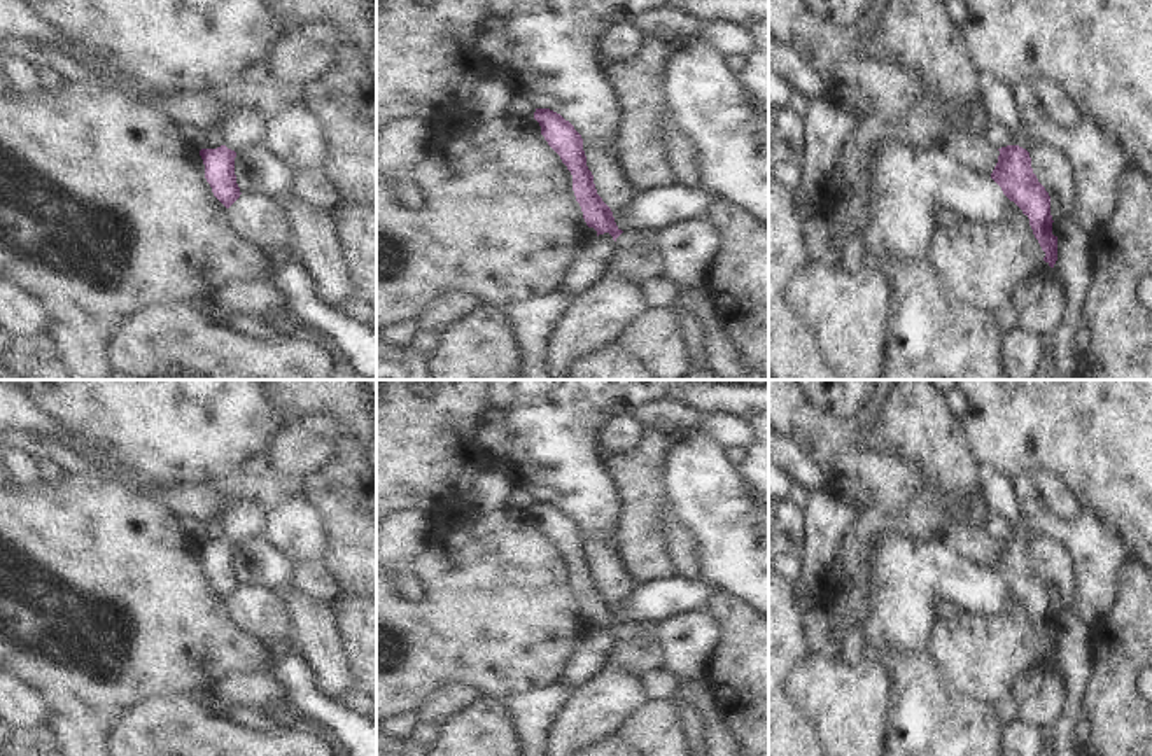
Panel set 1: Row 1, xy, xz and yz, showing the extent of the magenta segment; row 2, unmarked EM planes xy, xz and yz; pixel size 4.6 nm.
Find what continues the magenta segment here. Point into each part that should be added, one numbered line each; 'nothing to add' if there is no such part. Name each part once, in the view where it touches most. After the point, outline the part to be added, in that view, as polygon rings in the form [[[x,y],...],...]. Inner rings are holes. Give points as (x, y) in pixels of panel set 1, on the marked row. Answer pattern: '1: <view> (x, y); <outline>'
1: xy (242, 128); [[[229,105],[221,107],[224,145],[235,152],[245,150],[264,142],[268,119],[245,108]]]

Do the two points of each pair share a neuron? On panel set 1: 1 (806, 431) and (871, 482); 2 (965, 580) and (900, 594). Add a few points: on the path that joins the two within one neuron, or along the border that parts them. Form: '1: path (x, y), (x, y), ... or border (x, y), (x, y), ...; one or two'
1: path (821, 436), (855, 466); one
2: path (949, 580), (916, 580); one

